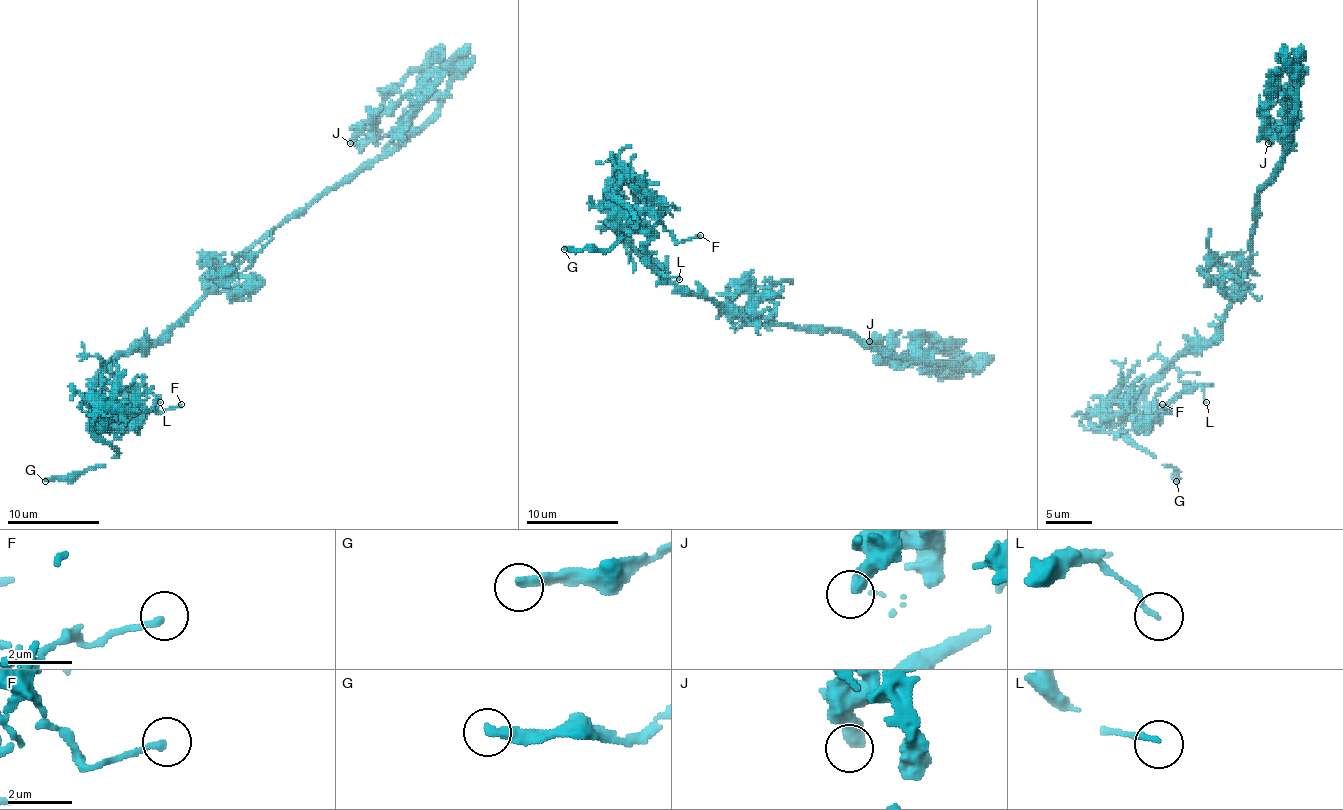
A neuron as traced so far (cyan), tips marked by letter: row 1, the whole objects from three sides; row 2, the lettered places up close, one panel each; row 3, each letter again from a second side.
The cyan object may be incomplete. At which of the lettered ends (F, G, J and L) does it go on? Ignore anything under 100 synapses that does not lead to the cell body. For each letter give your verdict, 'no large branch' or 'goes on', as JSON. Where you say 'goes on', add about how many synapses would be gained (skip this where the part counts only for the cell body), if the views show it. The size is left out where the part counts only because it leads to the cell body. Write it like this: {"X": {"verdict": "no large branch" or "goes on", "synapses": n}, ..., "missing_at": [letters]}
{"F": {"verdict": "no large branch"}, "G": {"verdict": "goes on"}, "J": {"verdict": "no large branch"}, "L": {"verdict": "no large branch"}, "missing_at": ["G"]}

